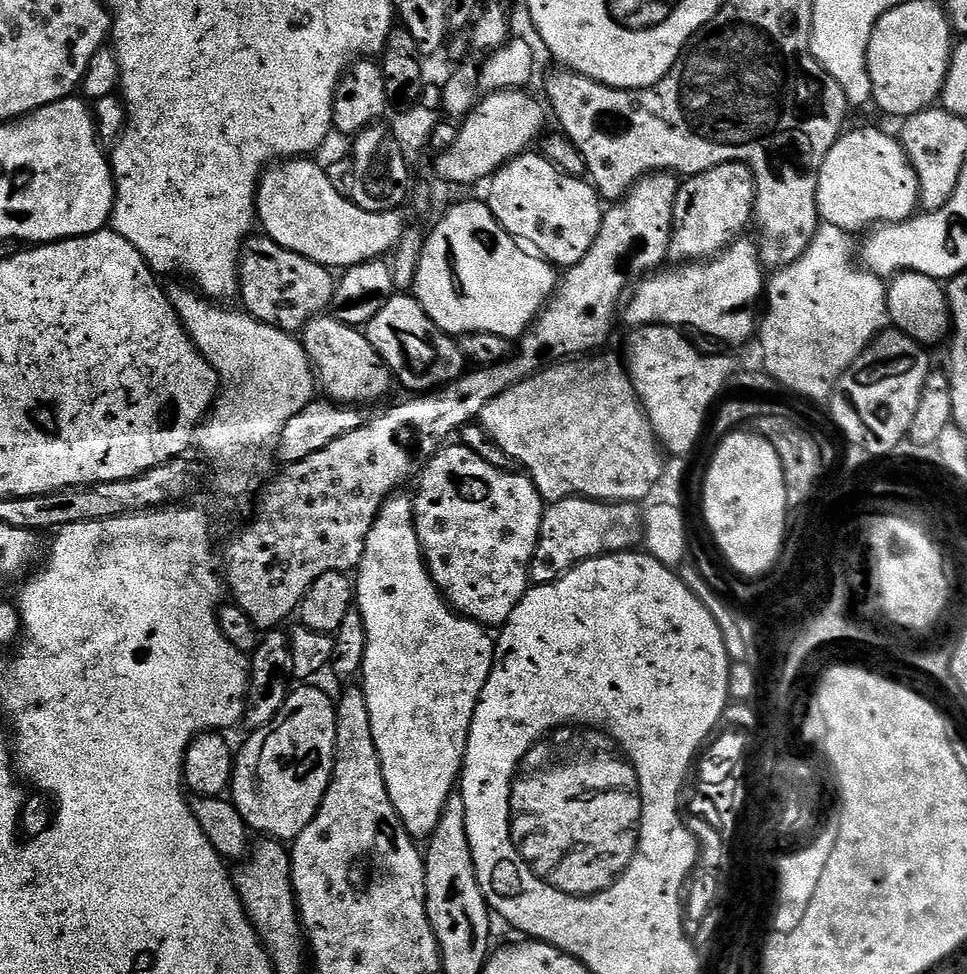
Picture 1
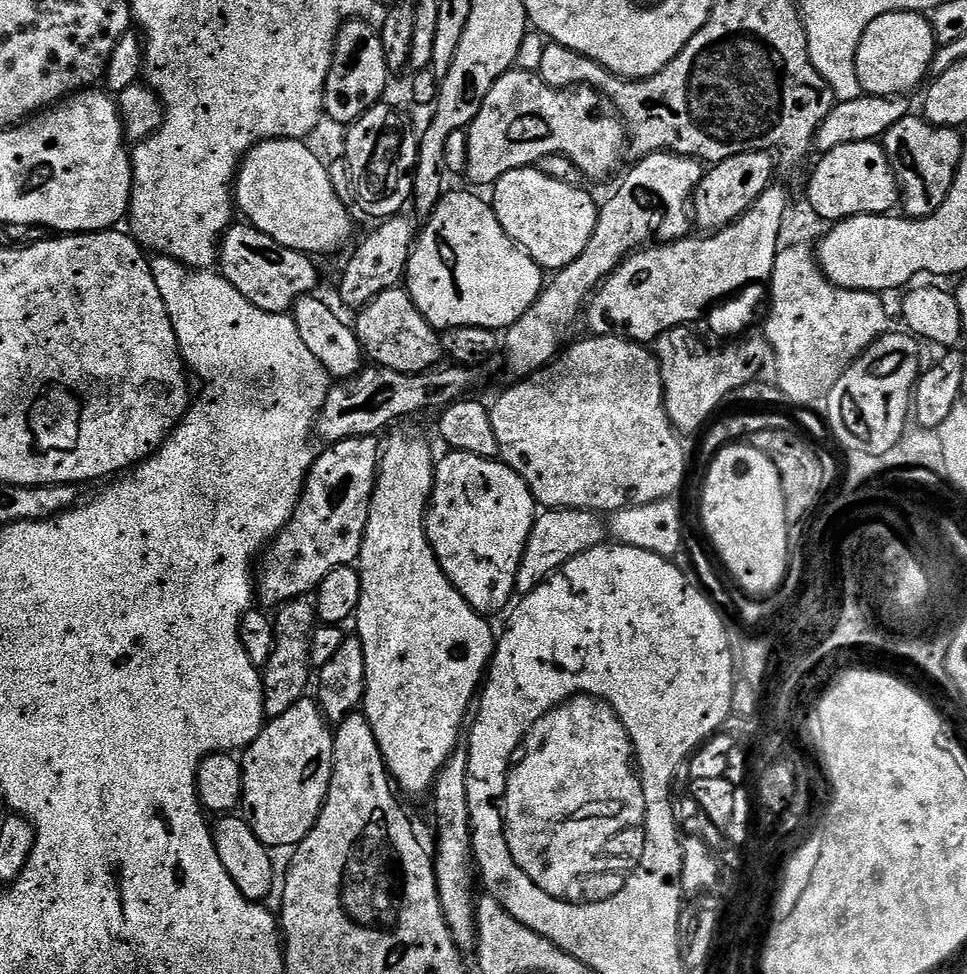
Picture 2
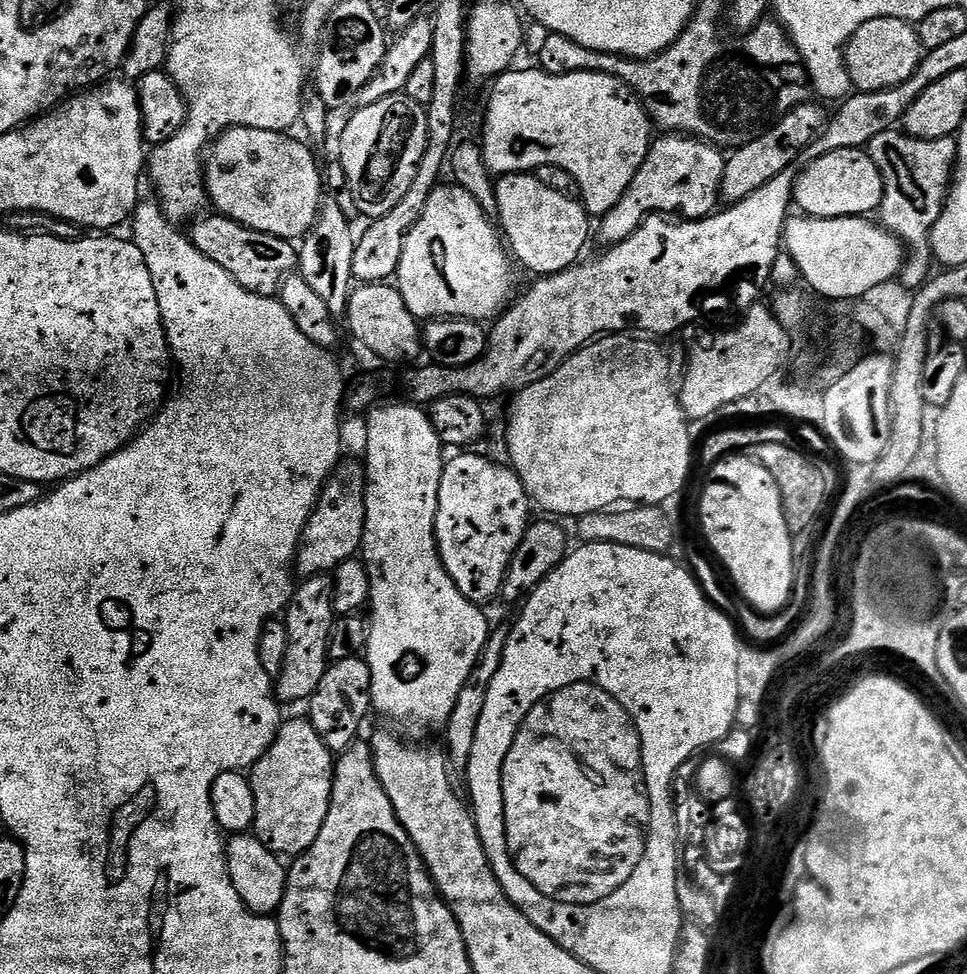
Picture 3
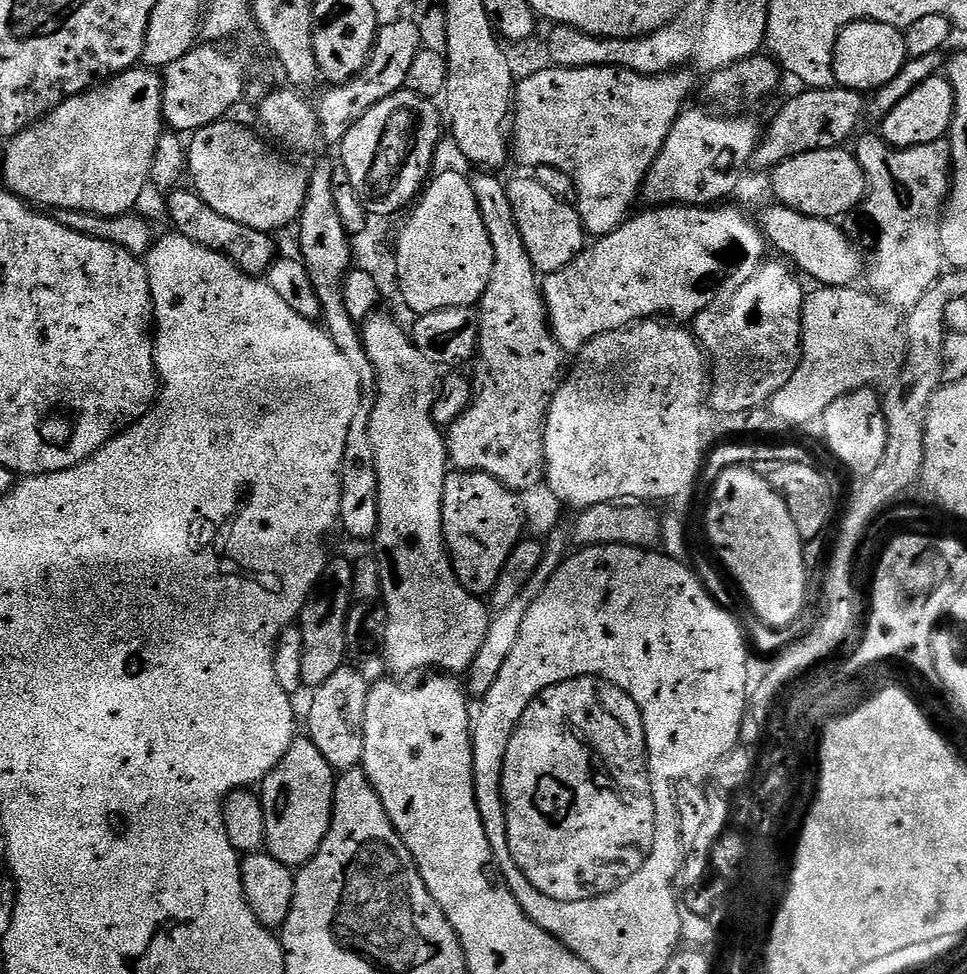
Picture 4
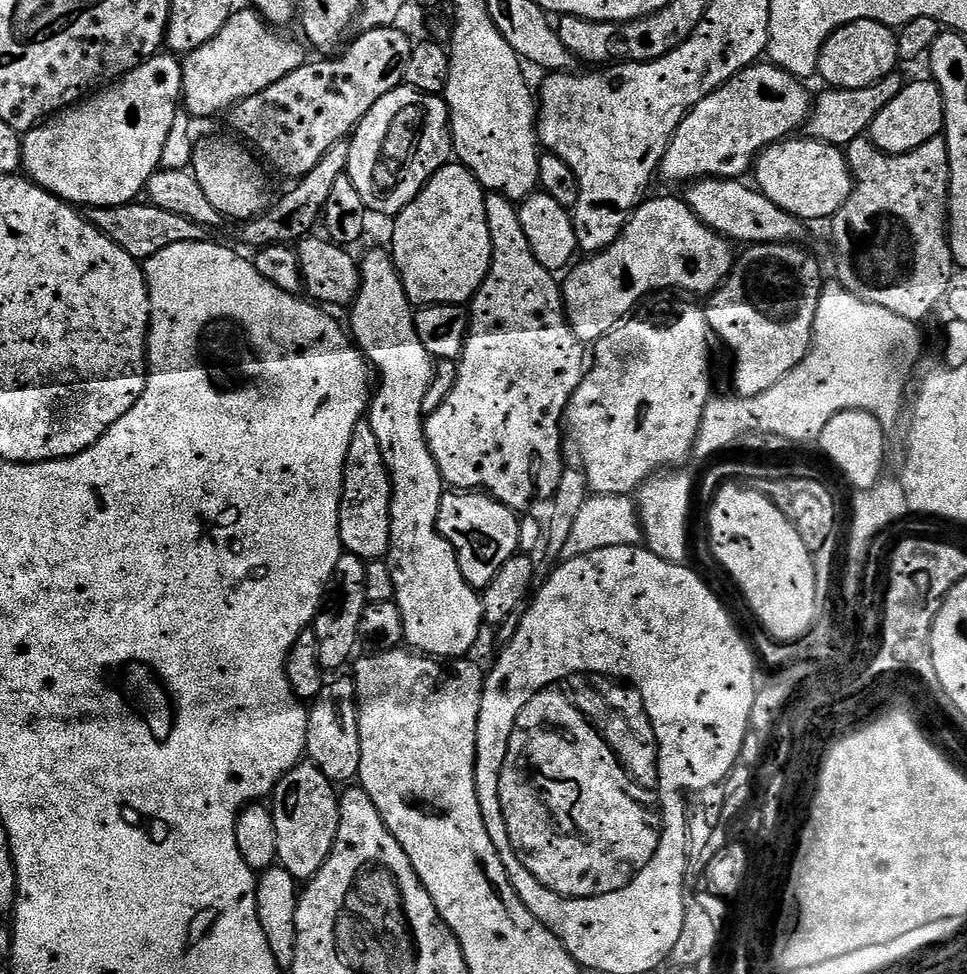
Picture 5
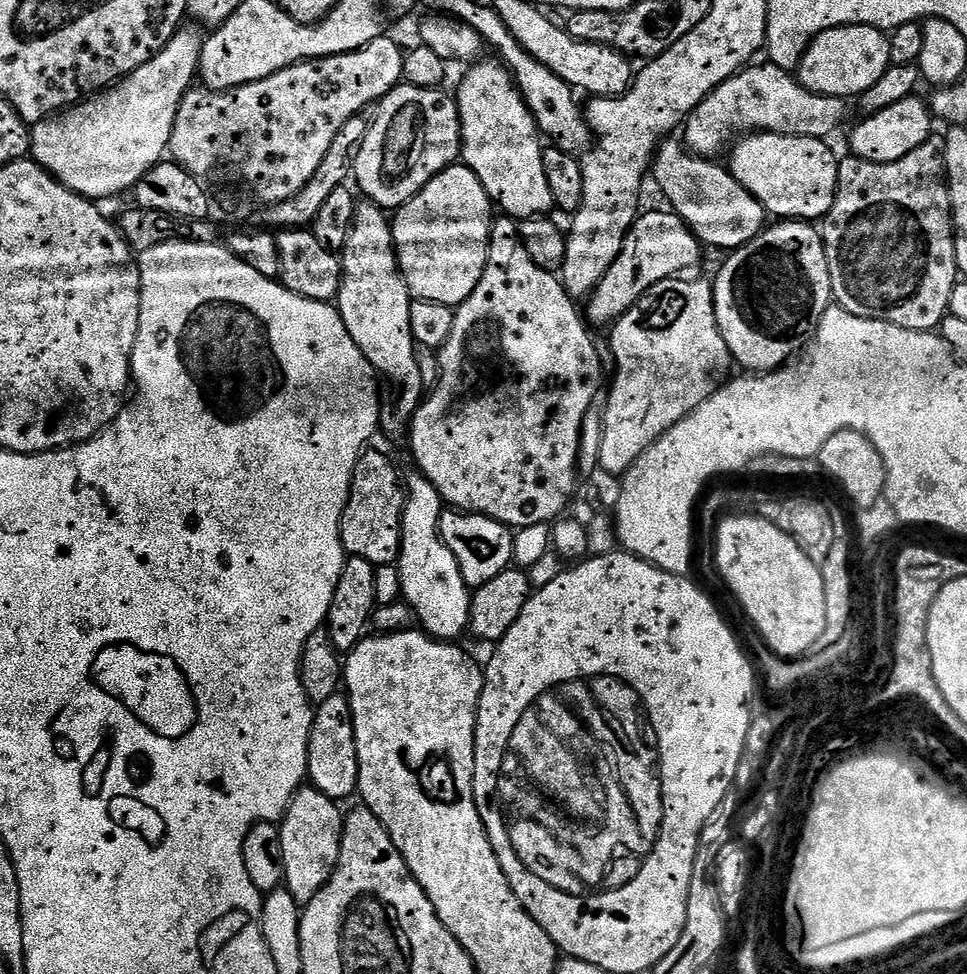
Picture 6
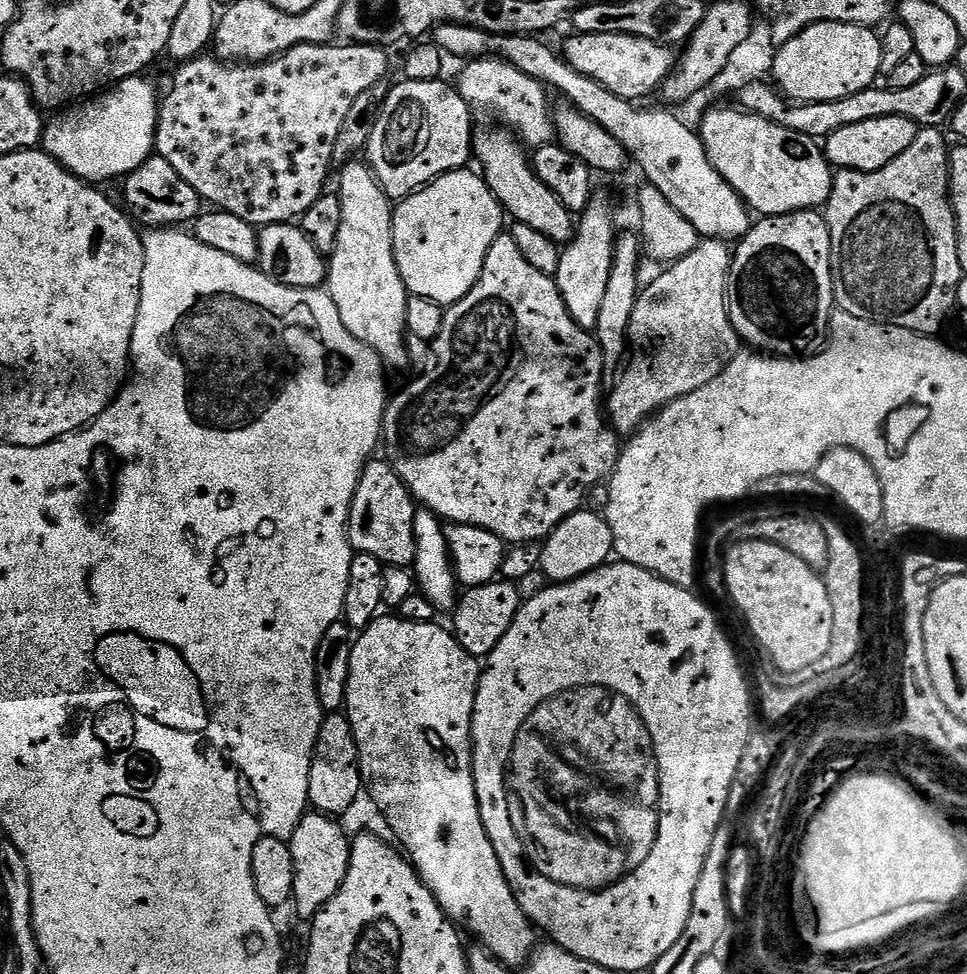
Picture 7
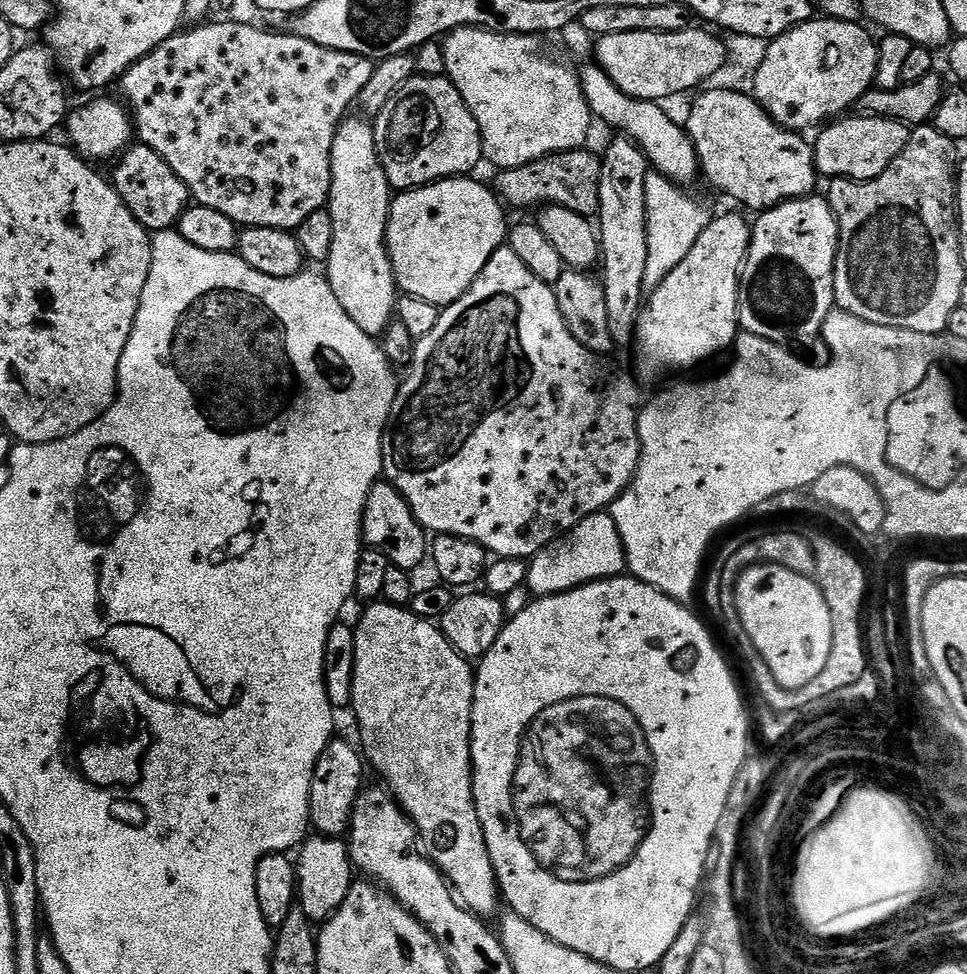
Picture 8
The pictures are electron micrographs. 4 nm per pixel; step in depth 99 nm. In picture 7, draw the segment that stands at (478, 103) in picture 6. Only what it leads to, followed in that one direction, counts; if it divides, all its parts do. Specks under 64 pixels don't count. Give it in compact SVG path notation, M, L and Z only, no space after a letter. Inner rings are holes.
M503 126L495 127L484 128L481 132L479 129L474 136L474 156L477 161L480 159L484 167L482 175L488 188L515 223L531 226L538 230L538 234L546 234L546 238L550 238L557 246L567 245L574 236L573 213L562 206L562 202L558 202L558 194L554 194L554 190L550 190L536 177L529 153L520 137Z

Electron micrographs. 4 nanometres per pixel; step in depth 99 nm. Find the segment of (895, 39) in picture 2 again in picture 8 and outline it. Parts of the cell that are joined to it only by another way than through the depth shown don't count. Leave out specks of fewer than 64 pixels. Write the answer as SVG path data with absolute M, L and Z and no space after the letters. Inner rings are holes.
M813 18L788 32L783 32L765 48L768 49L765 50L764 57L759 58L757 63L752 92L755 100L781 128L805 130L804 128L812 128L815 124L823 125L847 113L851 104L852 107L859 105L862 97L873 87L878 44L875 39L872 41L871 34L860 22Z

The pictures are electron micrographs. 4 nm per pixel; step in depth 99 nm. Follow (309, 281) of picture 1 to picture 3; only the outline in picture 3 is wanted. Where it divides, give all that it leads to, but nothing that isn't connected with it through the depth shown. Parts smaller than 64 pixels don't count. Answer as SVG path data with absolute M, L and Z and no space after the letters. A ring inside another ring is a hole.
M219 214L205 215L191 225L190 239L196 249L210 262L218 262L238 286L259 296L275 297L287 276L293 275L298 268L298 248L291 240L283 240L270 234L262 234L244 224ZM208 216L208 217L207 217ZM205 219L205 220L204 220ZM197 223L197 224L196 224ZM196 224L196 225L195 225Z

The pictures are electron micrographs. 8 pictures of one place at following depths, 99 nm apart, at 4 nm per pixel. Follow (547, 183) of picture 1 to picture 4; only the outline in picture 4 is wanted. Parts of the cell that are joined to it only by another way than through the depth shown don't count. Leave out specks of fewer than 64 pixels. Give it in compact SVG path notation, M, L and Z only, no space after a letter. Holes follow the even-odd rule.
M534 178L528 180L507 181L510 206L514 206L514 218L518 222L518 230L522 230L522 242L526 242L526 250L534 262L537 273L547 274L557 272L566 267L586 247L586 233L584 223L580 220L580 214L569 201L554 198L546 186L539 184Z

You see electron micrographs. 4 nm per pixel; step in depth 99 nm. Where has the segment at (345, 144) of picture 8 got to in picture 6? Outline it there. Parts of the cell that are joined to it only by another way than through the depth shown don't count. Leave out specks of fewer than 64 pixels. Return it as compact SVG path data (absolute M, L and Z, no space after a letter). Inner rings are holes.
M371 202L357 203L352 229L342 253L338 307L350 338L354 338L377 373L385 381L389 380L382 392L380 428L392 436L405 431L426 392L416 361L416 339L410 330L412 301L396 259L389 213Z

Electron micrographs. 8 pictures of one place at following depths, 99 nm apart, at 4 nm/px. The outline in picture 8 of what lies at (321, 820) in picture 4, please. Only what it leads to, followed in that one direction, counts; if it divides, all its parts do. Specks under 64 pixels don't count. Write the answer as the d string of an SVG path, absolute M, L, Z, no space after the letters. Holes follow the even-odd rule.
M312 834L299 845L294 863L296 866L296 891L298 904L312 922L323 922L342 906L346 894L353 886L354 865L347 843L334 836Z

